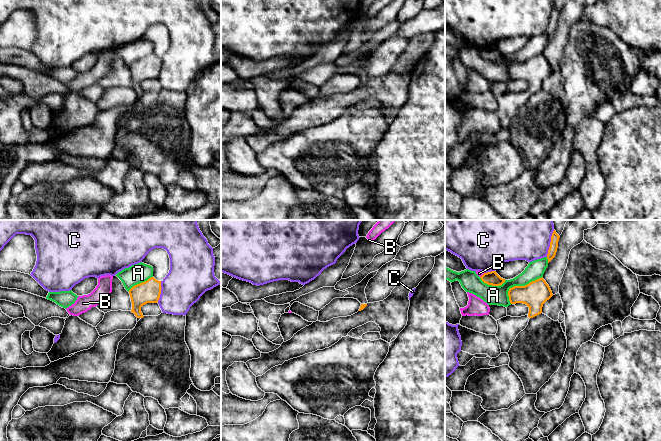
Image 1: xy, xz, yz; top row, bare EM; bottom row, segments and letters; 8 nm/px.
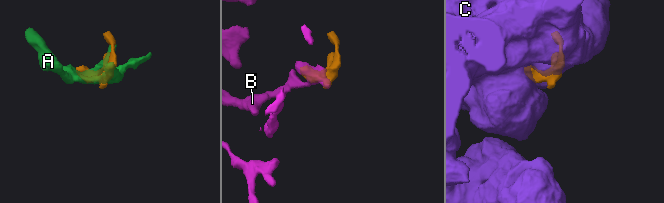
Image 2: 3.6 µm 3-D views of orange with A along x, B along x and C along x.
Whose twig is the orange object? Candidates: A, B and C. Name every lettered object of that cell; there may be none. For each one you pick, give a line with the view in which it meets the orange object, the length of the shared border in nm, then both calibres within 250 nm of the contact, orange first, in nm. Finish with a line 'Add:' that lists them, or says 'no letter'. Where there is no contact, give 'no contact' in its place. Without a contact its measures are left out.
Add: no letter

